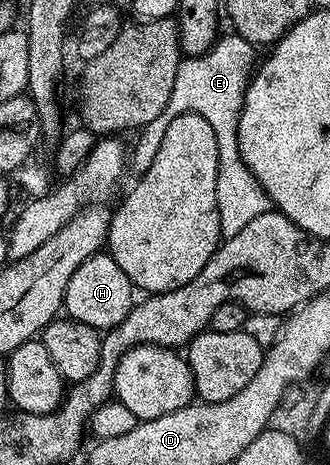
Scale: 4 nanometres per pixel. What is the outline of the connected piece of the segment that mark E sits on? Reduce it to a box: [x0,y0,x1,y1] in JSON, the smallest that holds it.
[168,36,272,238]

